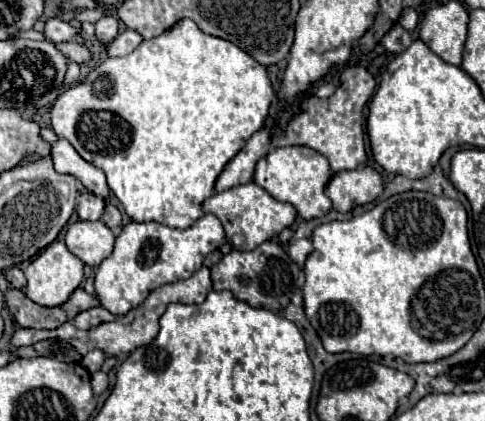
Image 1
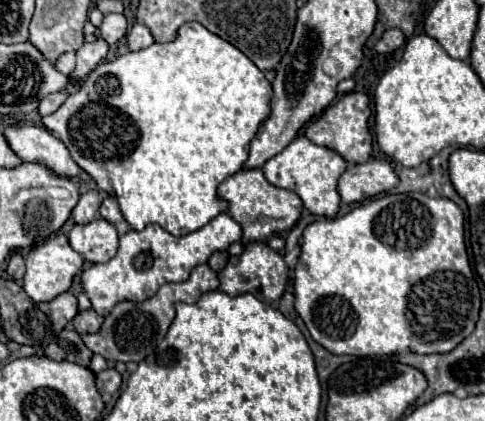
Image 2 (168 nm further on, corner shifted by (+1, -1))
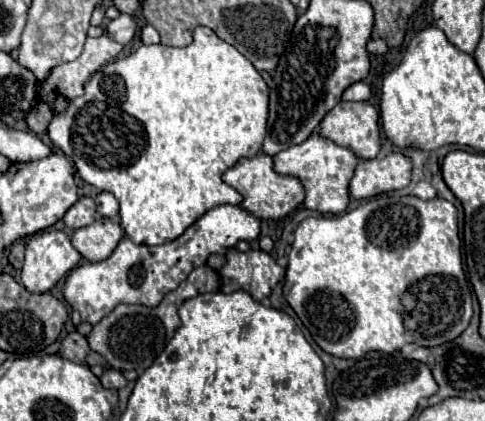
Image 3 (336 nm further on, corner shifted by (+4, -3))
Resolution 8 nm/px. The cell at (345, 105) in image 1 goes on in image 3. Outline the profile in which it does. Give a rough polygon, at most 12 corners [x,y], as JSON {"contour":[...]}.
{"contour":[[341,101],[319,133],[359,159],[381,149],[379,113]]}

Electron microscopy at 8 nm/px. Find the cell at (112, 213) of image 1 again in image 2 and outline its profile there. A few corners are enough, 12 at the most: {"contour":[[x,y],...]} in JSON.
{"contour":[[114,197],[102,201],[100,215],[110,223],[122,219]]}

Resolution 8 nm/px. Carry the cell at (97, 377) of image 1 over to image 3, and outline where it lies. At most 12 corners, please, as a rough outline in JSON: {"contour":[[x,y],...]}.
{"contour":[[105,369],[101,383],[107,389],[121,389],[127,385],[121,371]]}

